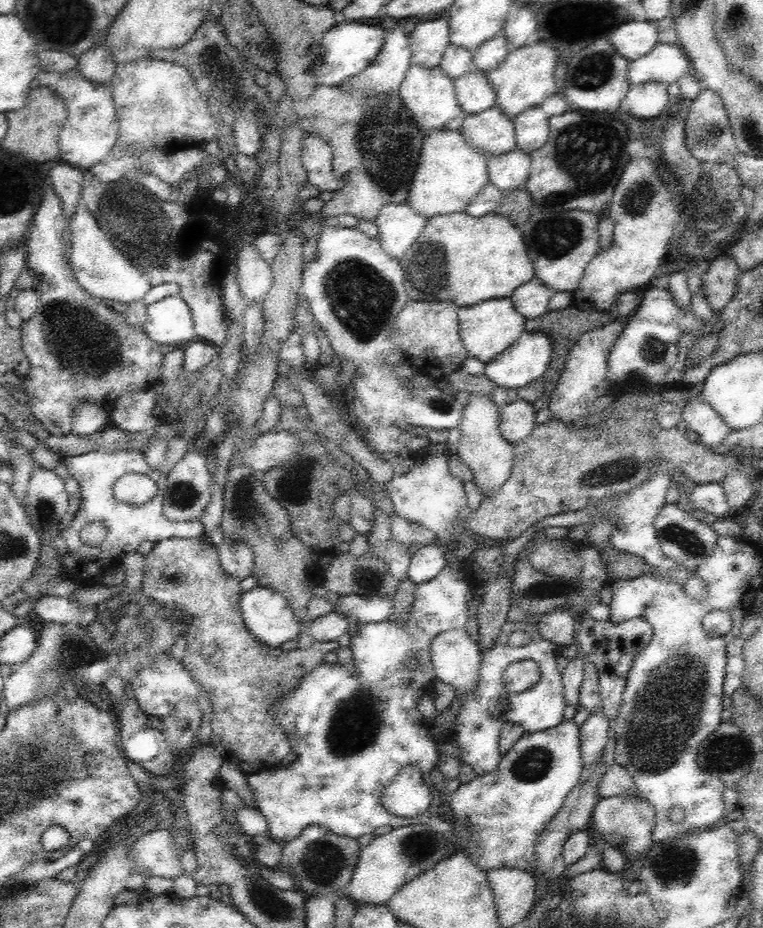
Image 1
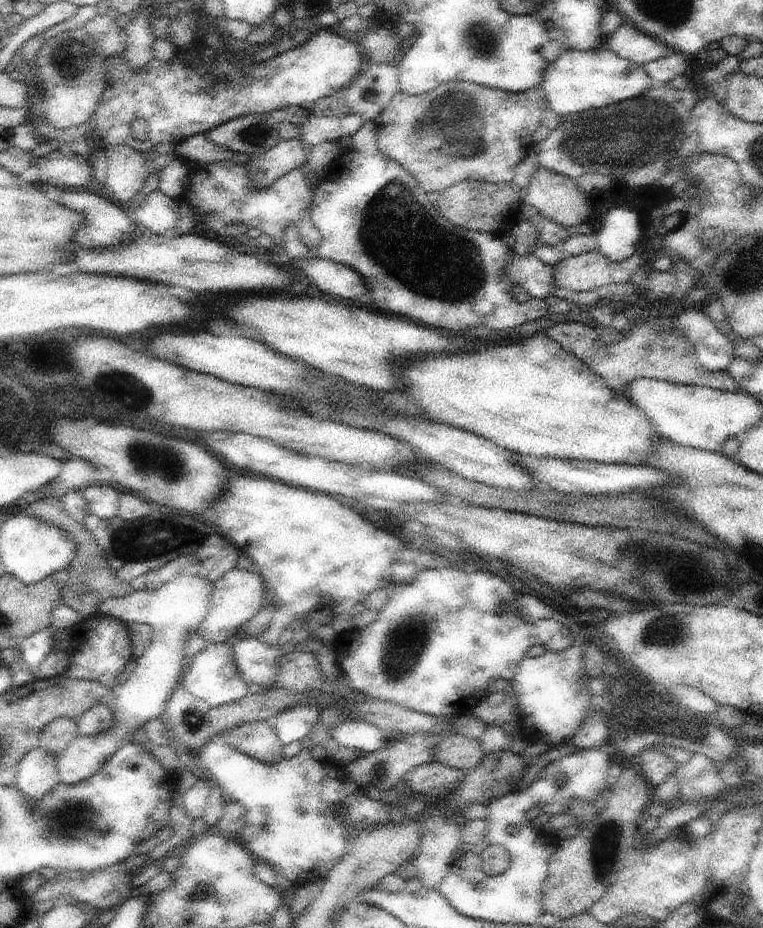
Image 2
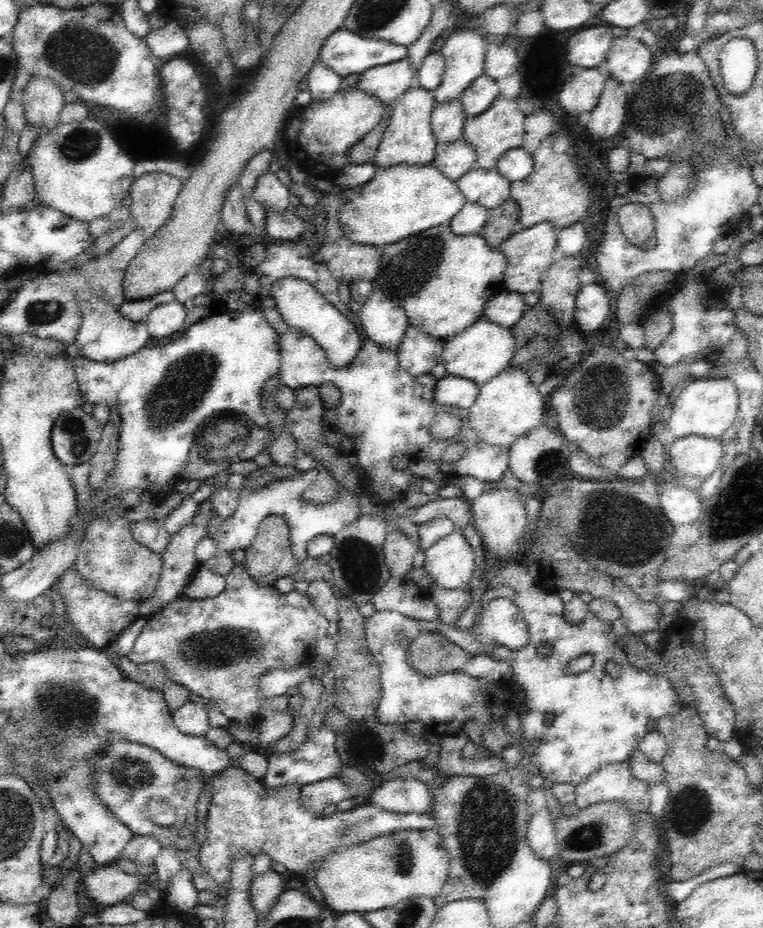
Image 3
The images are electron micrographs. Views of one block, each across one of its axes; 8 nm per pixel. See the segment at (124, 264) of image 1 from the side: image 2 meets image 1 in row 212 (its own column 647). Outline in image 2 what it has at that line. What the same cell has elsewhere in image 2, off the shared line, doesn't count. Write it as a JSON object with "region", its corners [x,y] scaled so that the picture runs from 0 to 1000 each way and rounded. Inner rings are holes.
{"region":[[[784,51],[781,54],[738,56],[731,65],[722,66],[722,70],[712,75],[708,95],[717,103],[720,116],[742,127],[773,117],[836,106],[847,101],[855,93],[860,91],[855,88],[843,70],[815,63],[797,52]]]}

